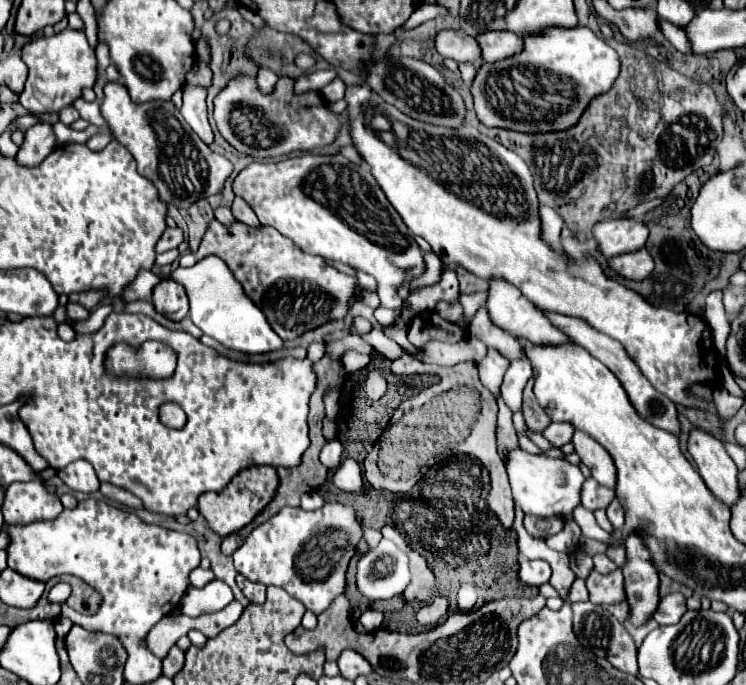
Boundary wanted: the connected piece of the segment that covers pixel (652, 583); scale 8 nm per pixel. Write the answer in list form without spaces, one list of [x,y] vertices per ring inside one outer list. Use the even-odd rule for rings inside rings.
[[[638,533],[628,535],[624,547],[626,563],[622,571],[626,601],[630,607],[628,619],[634,627],[642,627],[648,623],[660,603],[660,577],[656,565],[652,563],[652,553]]]

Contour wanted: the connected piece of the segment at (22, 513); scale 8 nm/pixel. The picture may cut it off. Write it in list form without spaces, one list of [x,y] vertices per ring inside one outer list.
[[[12,483],[4,493],[2,513],[10,525],[24,525],[32,521],[56,519],[62,513],[58,495],[46,493],[42,483]]]

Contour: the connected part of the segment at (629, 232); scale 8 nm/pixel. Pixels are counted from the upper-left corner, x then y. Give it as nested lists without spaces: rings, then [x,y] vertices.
[[[612,217],[596,223],[592,235],[598,241],[600,253],[606,259],[612,259],[616,255],[642,249],[648,239],[648,227],[640,221],[636,223],[624,217]]]

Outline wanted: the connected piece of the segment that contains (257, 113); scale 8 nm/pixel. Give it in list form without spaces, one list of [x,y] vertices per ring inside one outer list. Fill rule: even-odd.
[[[238,77],[228,83],[214,99],[214,119],[222,137],[240,153],[256,159],[280,157],[292,151],[310,151],[314,147],[332,143],[338,133],[338,119],[326,109],[326,101],[316,91],[294,95],[294,81],[282,77],[272,95],[262,95],[256,79]]]

